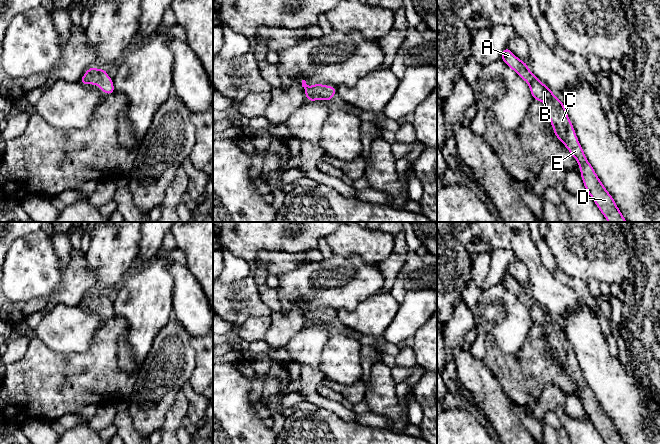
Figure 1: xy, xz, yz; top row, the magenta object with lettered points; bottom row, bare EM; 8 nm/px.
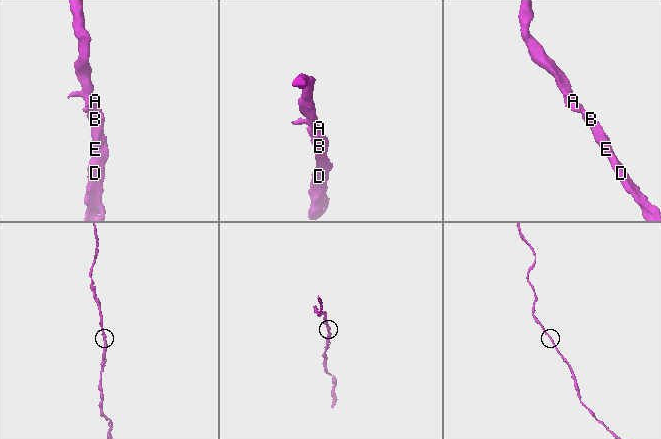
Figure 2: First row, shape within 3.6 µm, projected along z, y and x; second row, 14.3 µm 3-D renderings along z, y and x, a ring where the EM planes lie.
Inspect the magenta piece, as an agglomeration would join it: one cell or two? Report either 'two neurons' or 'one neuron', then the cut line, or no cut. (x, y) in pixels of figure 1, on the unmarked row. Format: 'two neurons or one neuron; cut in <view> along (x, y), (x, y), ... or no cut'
one neuron; no cut

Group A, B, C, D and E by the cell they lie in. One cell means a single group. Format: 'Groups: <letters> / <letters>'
Groups: A B C D E

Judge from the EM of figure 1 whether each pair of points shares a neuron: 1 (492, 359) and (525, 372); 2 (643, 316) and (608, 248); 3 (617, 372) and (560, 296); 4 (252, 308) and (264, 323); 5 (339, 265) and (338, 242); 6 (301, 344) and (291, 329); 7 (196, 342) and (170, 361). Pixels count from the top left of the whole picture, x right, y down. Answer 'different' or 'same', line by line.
1: same
2: different
3: different
4: different
5: different
6: different
7: different

